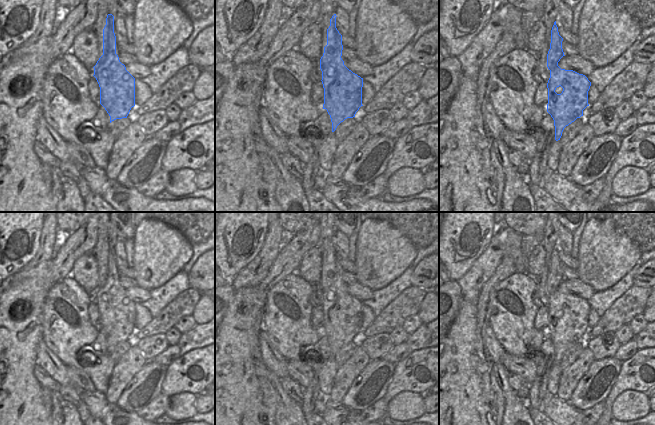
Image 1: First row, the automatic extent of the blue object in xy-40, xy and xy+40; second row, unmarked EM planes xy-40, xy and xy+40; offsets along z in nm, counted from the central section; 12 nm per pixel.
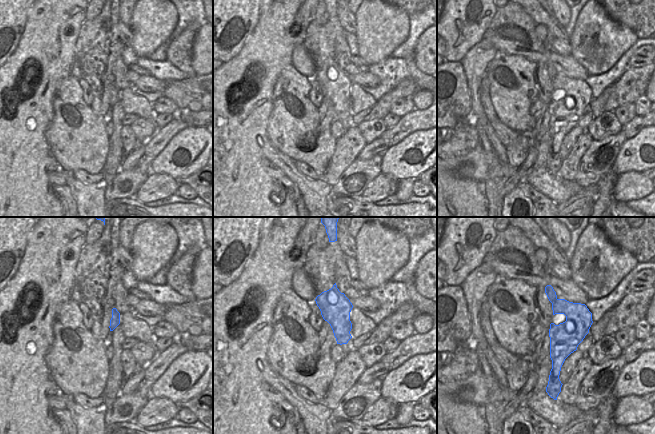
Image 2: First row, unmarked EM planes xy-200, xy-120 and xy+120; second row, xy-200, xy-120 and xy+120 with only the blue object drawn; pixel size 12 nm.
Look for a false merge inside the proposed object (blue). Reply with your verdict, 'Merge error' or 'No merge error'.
Merge error

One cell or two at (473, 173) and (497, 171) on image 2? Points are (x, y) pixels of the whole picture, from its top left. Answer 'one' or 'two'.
one

